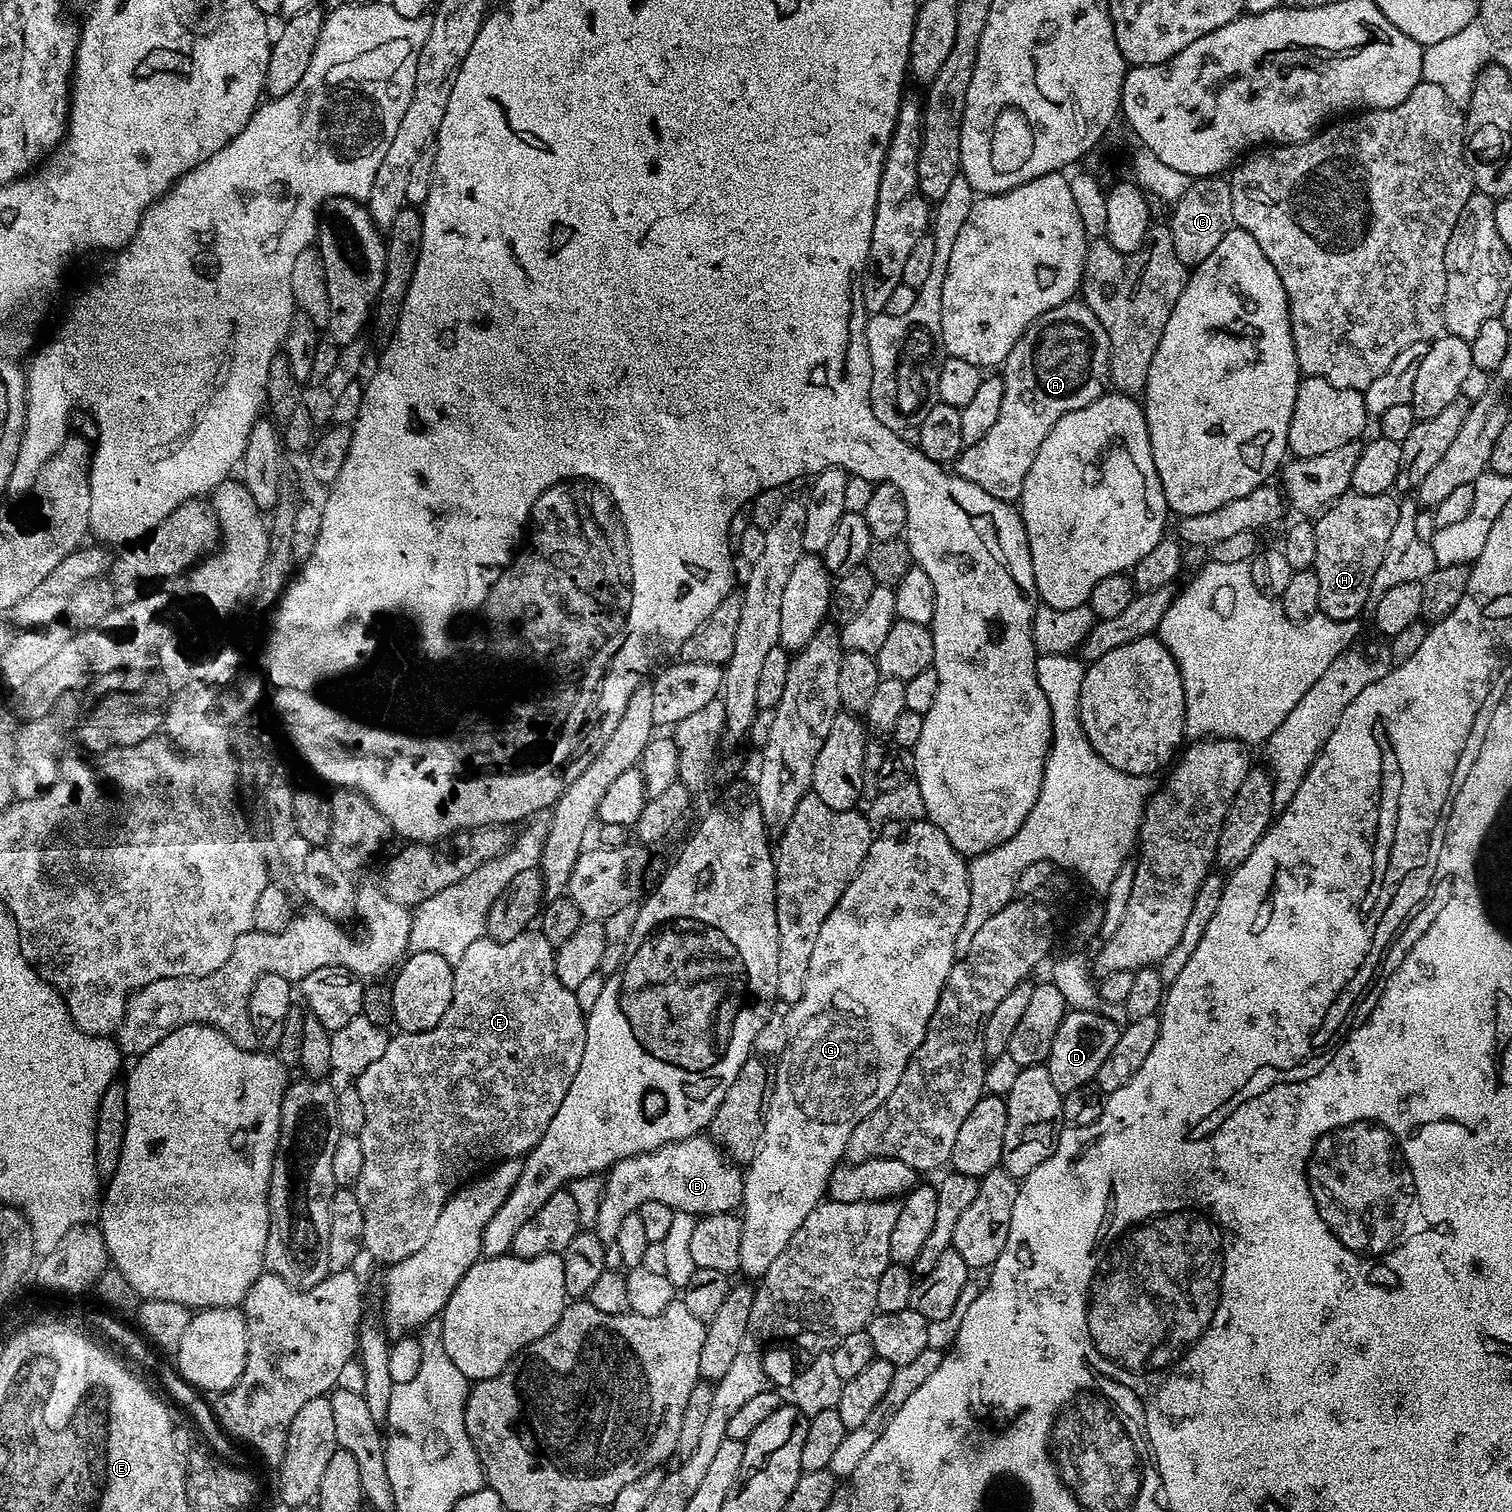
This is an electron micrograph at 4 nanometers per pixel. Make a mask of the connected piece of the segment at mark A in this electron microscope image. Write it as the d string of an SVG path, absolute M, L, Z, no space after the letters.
M1073 298L1066 301L1065 304L1054 306L1054 310L1046 310L1046 314L1042 314L1038 317L1037 320L1024 331L1022 338L1018 338L1018 342L1014 342L1014 350L1010 350L1010 354L1004 359L1002 365L1004 389L1002 390L1002 410L998 410L998 422L994 422L994 426L990 426L990 430L986 433L986 438L982 438L982 442L967 445L964 451L956 457L954 461L954 471L956 475L966 478L978 486L982 486L982 490L986 490L986 494L994 494L994 498L1009 502L1019 501L1020 495L1022 494L1022 486L1026 482L1026 474L1030 470L1030 462L1034 462L1034 454L1038 450L1038 446L1042 446L1046 434L1050 434L1054 422L1058 422L1058 418L1062 418L1062 414L1070 414L1070 410L1082 410L1082 406L1090 406L1090 402L1094 402L1098 397L1105 395L1106 389L1110 384L1108 378L1109 362L1110 342L1108 341L1106 330L1102 326L1102 322L1098 322L1094 310L1090 310L1083 299Z

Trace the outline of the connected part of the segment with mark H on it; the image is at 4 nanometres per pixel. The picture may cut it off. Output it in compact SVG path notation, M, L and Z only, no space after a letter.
M1351 490L1342 493L1336 503L1319 513L1315 521L1316 533L1320 539L1320 552L1316 555L1314 570L1318 574L1318 598L1320 612L1331 620L1354 620L1364 607L1369 607L1372 596L1374 573L1382 566L1382 554L1386 554L1386 538L1390 538L1390 530L1394 530L1394 522L1398 522L1400 500L1395 495L1358 494Z

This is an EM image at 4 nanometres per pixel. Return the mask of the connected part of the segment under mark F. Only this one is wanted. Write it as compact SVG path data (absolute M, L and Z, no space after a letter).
M538 930L523 932L518 934L518 938L509 940L481 938L470 942L462 958L455 961L452 981L454 990L450 1006L446 1014L442 1014L442 1022L425 1032L400 1032L393 1035L386 1050L382 1050L382 1058L378 1058L378 1062L370 1062L370 1066L366 1066L354 1080L358 1098L362 1098L362 1106L366 1110L366 1122L359 1135L362 1142L362 1174L354 1185L354 1191L358 1202L362 1202L367 1255L381 1260L384 1266L402 1262L426 1246L438 1222L438 1214L442 1214L446 1202L457 1188L471 1181L481 1170L497 1162L527 1157L532 1148L538 1146L546 1134L546 1126L554 1122L554 1114L558 1114L562 1098L566 1098L566 1090L570 1090L570 1082L574 1082L574 1074L578 1074L578 1066L582 1066L582 1050L586 1050L586 1013L578 1006L575 991L558 982L554 945Z

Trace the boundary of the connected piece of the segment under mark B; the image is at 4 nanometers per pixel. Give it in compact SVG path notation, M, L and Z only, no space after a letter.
M704 1134L691 1136L674 1144L656 1148L653 1152L643 1152L638 1156L620 1160L609 1168L604 1180L604 1194L601 1206L598 1208L594 1231L604 1245L612 1246L615 1245L618 1230L621 1229L622 1222L627 1216L632 1212L639 1212L641 1206L651 1200L666 1200L673 1212L683 1214L685 1217L699 1218L723 1212L735 1213L741 1207L743 1198L744 1172L735 1163L730 1162L729 1157L715 1140Z

